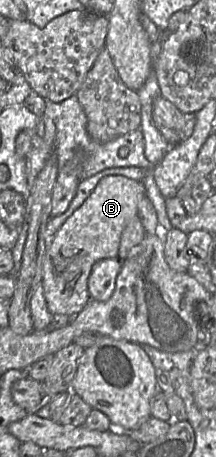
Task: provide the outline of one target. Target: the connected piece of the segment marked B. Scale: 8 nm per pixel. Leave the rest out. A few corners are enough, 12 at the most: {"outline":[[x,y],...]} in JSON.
{"outline":[[99,181],[42,261],[51,315],[90,302],[93,265],[117,257],[142,181]]}

